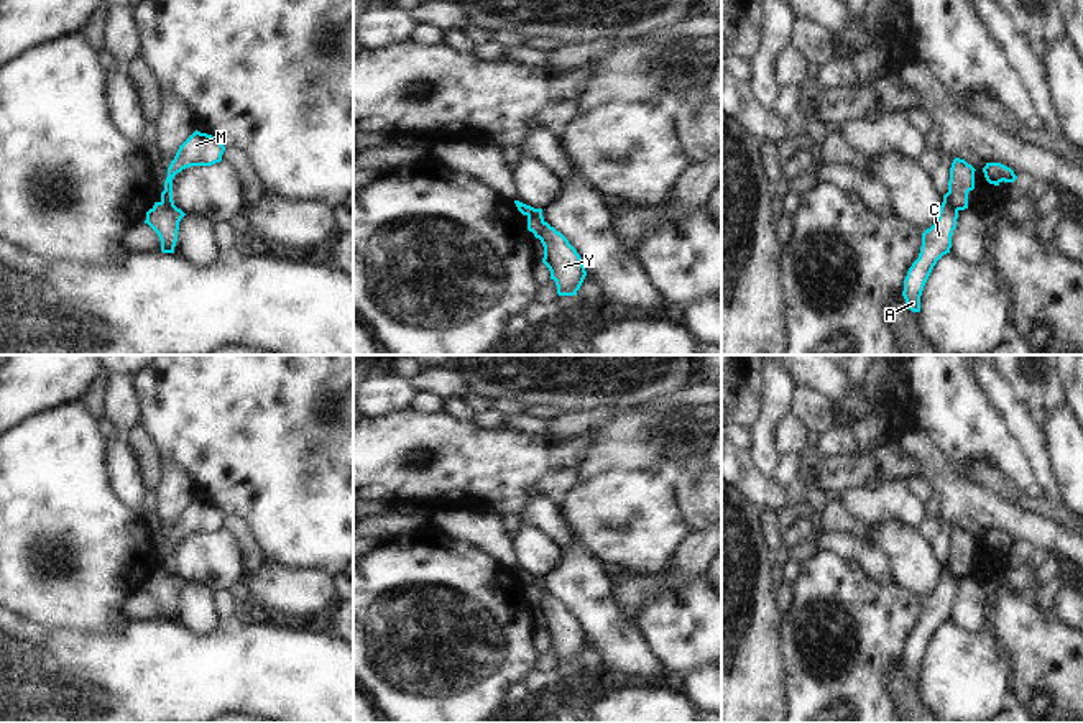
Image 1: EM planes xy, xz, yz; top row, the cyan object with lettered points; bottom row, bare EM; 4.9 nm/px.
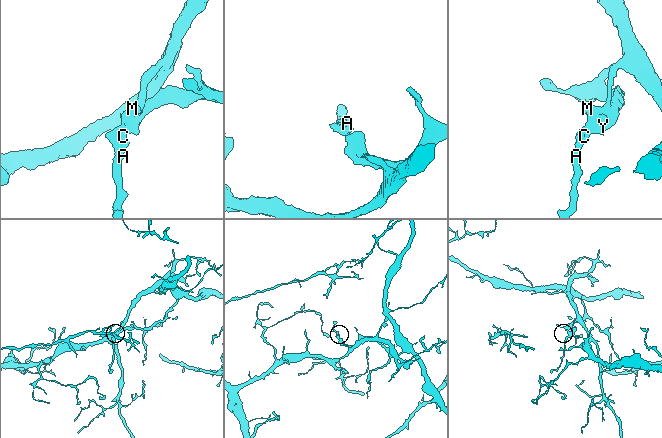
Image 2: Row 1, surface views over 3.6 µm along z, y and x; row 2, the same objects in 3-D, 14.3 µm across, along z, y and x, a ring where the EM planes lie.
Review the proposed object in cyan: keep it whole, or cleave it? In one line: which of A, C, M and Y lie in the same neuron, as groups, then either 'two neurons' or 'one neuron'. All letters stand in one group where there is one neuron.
A C Y / M; two neurons

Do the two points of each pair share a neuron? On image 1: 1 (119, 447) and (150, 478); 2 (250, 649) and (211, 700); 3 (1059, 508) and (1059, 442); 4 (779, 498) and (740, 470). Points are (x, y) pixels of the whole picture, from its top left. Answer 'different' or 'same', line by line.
1: different
2: same
3: different
4: same

